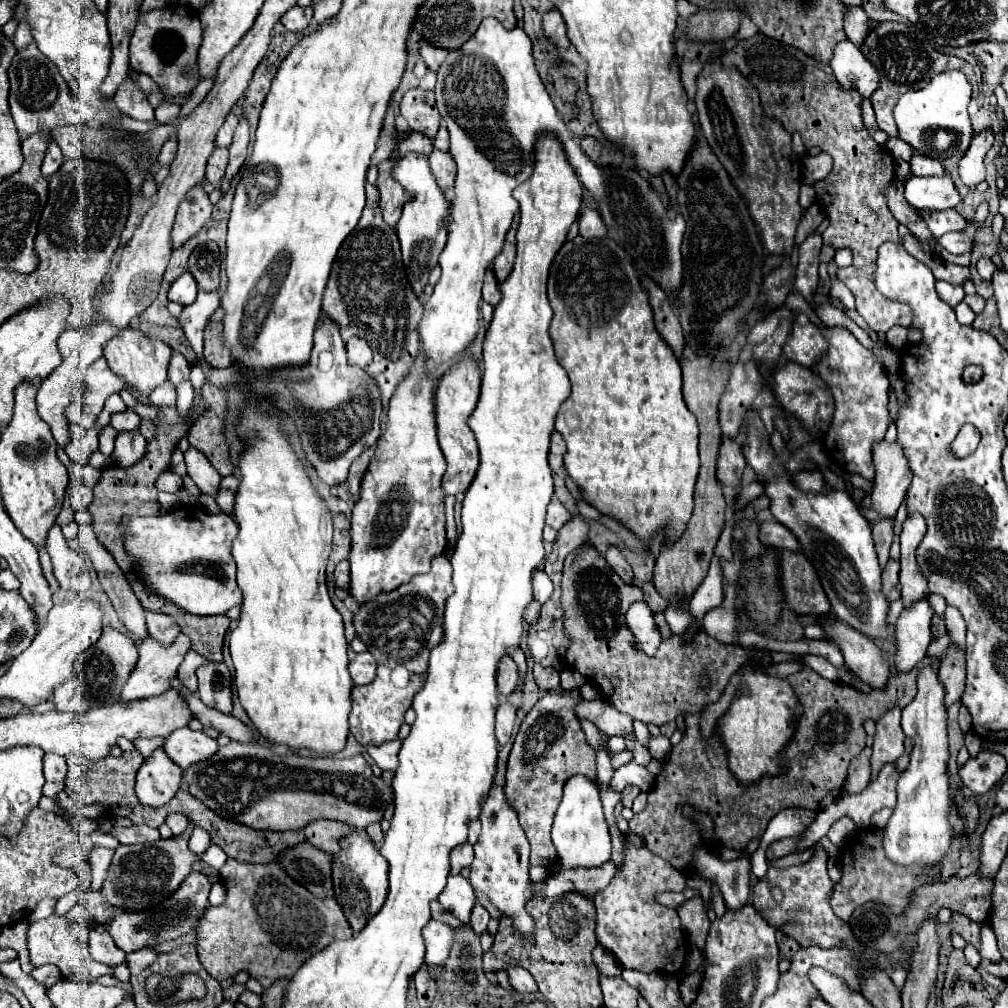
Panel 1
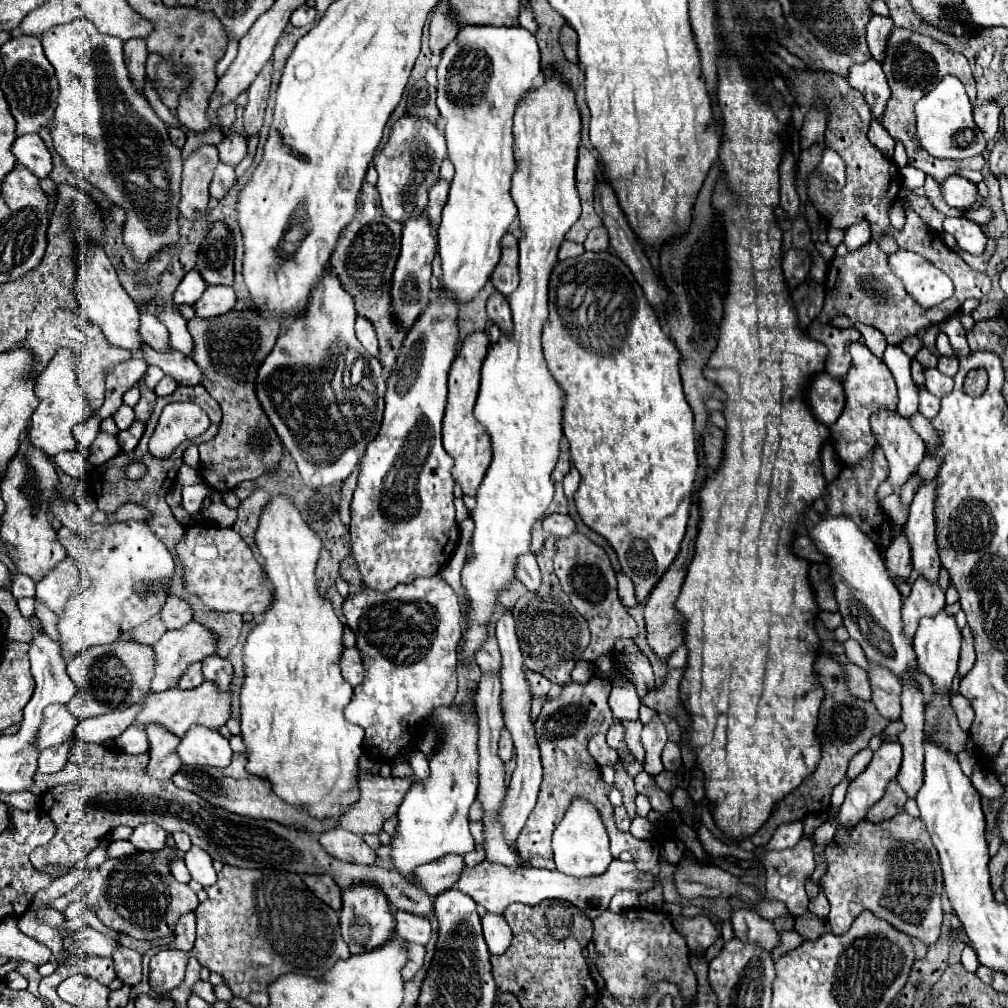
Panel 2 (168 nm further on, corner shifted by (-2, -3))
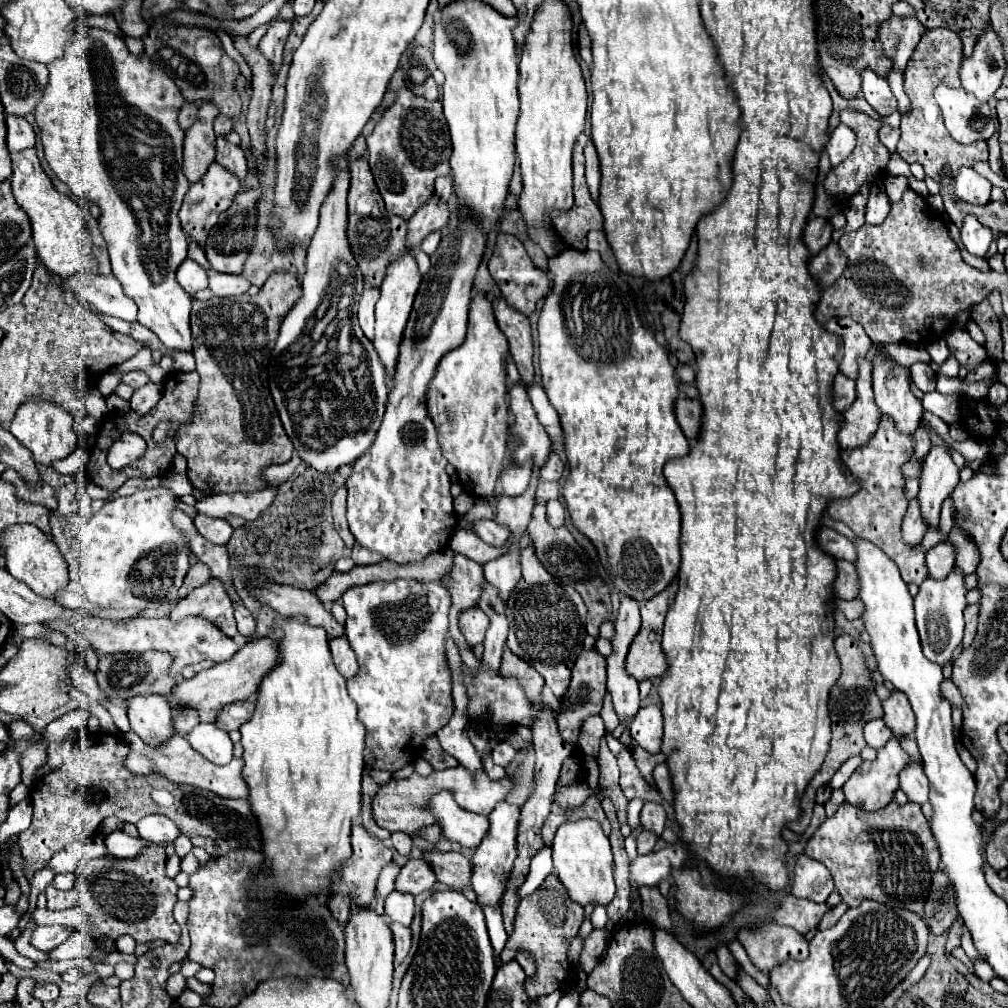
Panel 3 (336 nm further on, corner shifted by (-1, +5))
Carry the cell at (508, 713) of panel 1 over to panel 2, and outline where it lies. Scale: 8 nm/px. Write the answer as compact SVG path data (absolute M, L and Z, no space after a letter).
M504 729L502 735L500 735L500 743L498 743L498 755L504 763L508 763L512 759L512 753L514 753L514 743L512 743L510 731Z

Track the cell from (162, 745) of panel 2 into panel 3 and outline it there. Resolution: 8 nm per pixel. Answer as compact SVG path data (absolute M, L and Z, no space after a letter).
M145 695L129 699L129 723L131 729L151 747L165 745L173 733L173 711L167 707L163 695Z

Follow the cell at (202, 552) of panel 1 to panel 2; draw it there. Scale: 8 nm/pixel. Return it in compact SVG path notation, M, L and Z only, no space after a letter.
M194 525L184 533L184 539L176 545L176 551L180 563L184 565L188 591L196 593L208 609L264 615L264 611L272 605L272 583L268 583L254 551L234 529Z

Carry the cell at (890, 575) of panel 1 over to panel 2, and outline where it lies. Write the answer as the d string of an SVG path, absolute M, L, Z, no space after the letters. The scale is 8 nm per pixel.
M904 529L886 551L886 567L892 579L896 575L906 579L912 573L912 553L908 551L908 539L904 539Z

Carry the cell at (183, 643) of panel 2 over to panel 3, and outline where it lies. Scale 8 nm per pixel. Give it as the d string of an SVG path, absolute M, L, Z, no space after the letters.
M215 577L209 583L205 583L203 587L195 589L185 599L181 599L173 607L169 619L179 623L189 615L211 621L231 639L237 635L237 625L235 625L235 617L233 617L233 601L225 593L223 583Z

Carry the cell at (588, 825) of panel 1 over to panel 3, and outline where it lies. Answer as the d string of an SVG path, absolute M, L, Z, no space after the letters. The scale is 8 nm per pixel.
M579 819L579 821L565 821L553 839L553 865L567 887L573 901L585 903L601 903L607 905L615 897L615 881L613 881L613 855L609 847L609 839L603 833L601 825L595 819Z

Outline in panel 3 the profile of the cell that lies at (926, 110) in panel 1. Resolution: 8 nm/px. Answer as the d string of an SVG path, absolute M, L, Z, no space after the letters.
M939 83L933 89L933 97L943 111L949 135L957 143L971 145L977 141L987 141L995 133L989 105L977 103L977 99L971 99L971 95L963 89L951 89L945 83Z

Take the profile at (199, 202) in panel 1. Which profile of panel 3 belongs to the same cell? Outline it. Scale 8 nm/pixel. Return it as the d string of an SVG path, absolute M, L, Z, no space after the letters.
M203 101L195 123L185 131L183 175L191 185L197 183L205 175L207 167L215 161L213 119L217 115L219 115L217 105L213 101Z

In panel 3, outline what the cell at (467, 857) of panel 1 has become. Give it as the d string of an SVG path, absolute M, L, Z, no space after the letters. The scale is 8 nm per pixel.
M417 857L417 859L409 859L397 881L395 881L395 889L401 891L401 893L411 893L411 895L419 895L427 889L431 889L435 885L435 871L433 871L433 865L423 859L423 857Z

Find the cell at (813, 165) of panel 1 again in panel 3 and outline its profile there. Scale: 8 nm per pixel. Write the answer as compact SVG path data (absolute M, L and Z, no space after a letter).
M841 123L831 133L831 137L827 141L827 147L825 147L829 157L831 157L831 165L837 167L839 163L843 163L849 157L849 153L853 151L853 147L855 147L855 133L847 125Z

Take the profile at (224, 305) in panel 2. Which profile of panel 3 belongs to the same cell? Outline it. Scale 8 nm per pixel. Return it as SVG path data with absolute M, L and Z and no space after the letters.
M209 271L209 289L215 297L231 297L245 293L249 289L249 283L241 275L225 275Z

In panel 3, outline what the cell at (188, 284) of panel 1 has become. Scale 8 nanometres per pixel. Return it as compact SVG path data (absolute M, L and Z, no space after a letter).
M185 259L181 263L181 267L177 269L177 283L189 293L189 295L195 295L199 289L205 289L207 287L207 271L195 263L193 259Z

